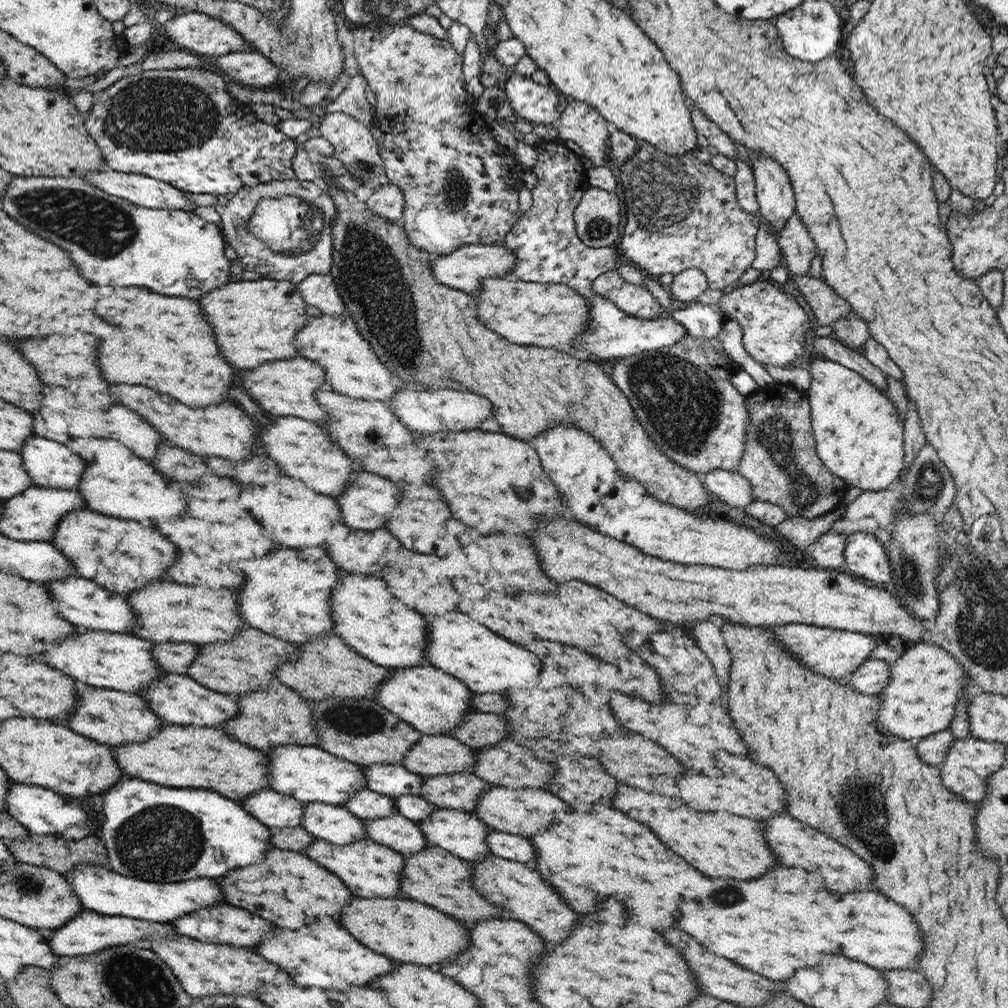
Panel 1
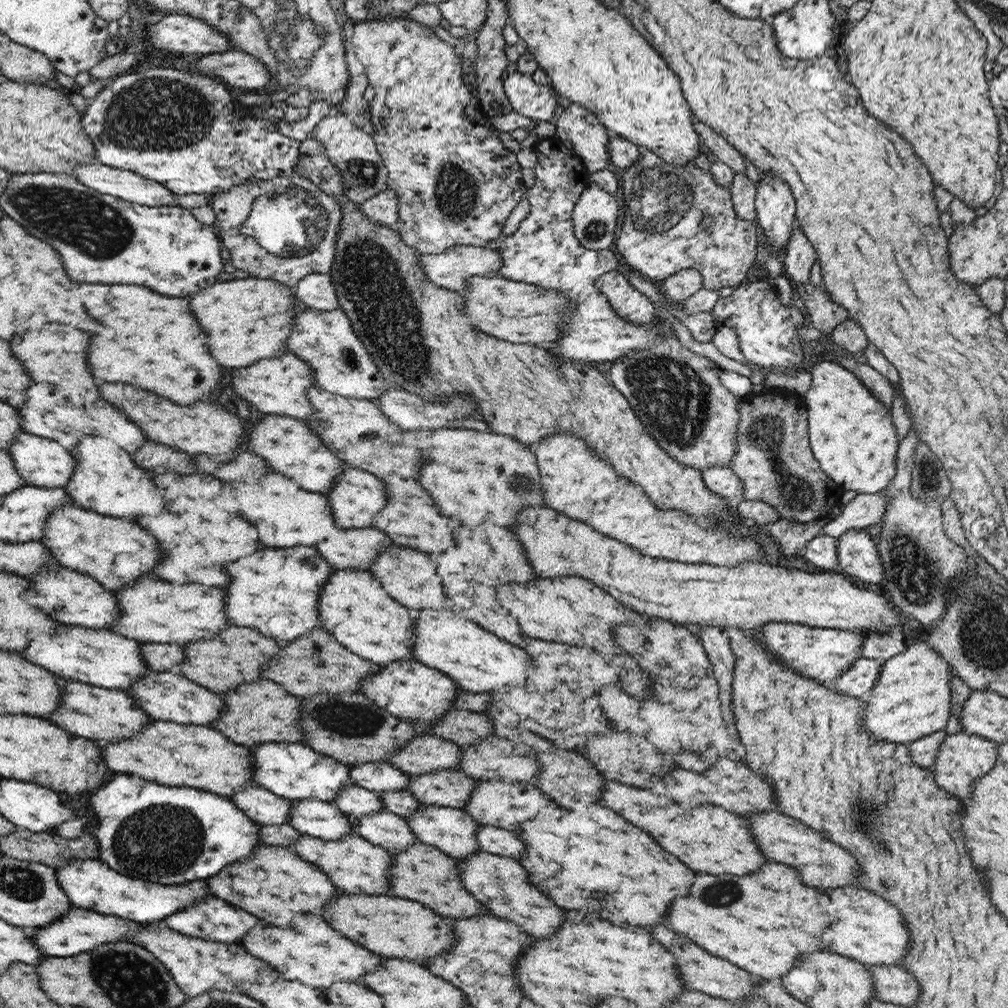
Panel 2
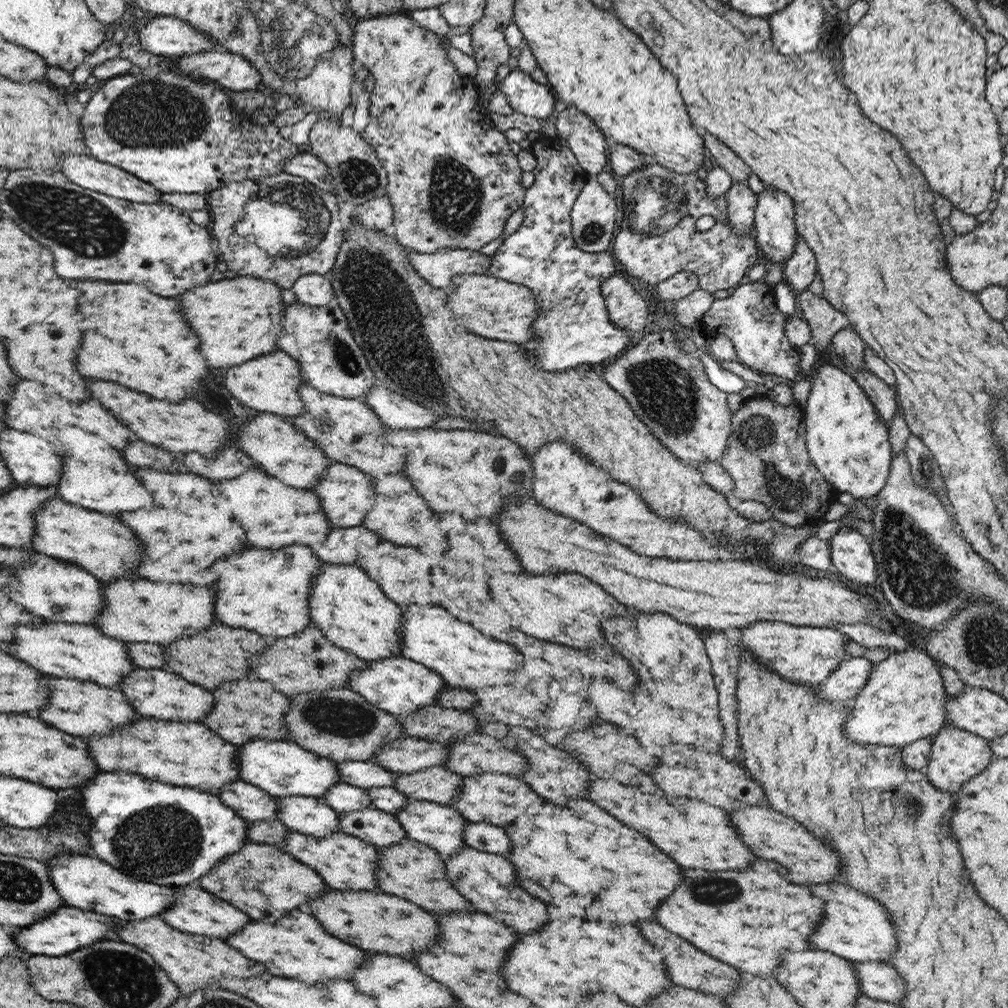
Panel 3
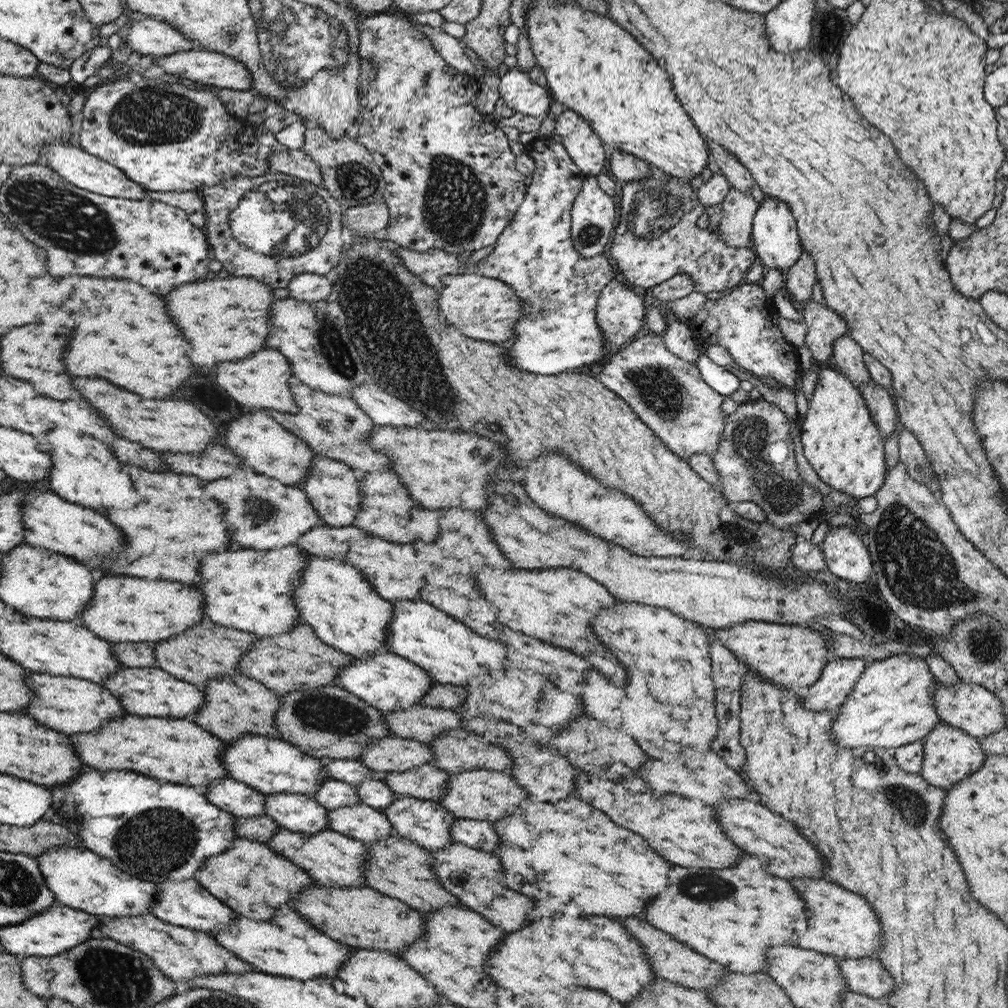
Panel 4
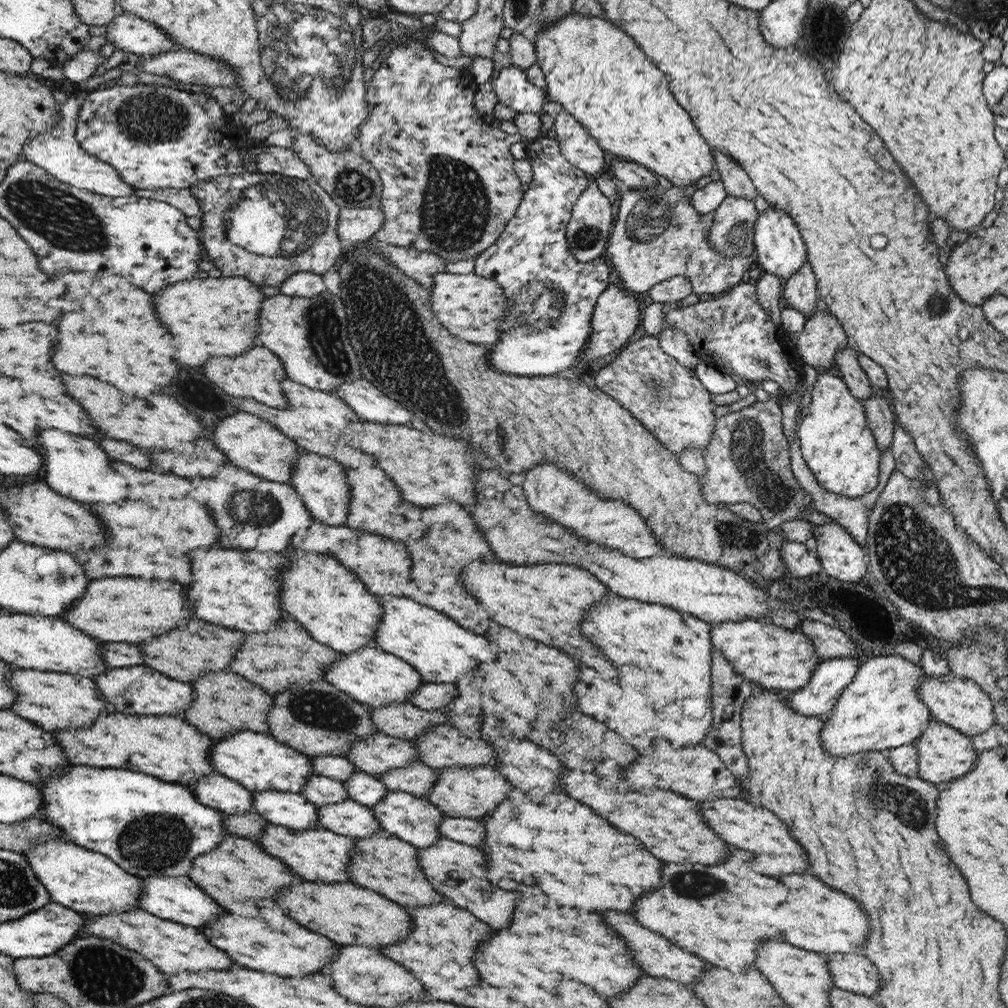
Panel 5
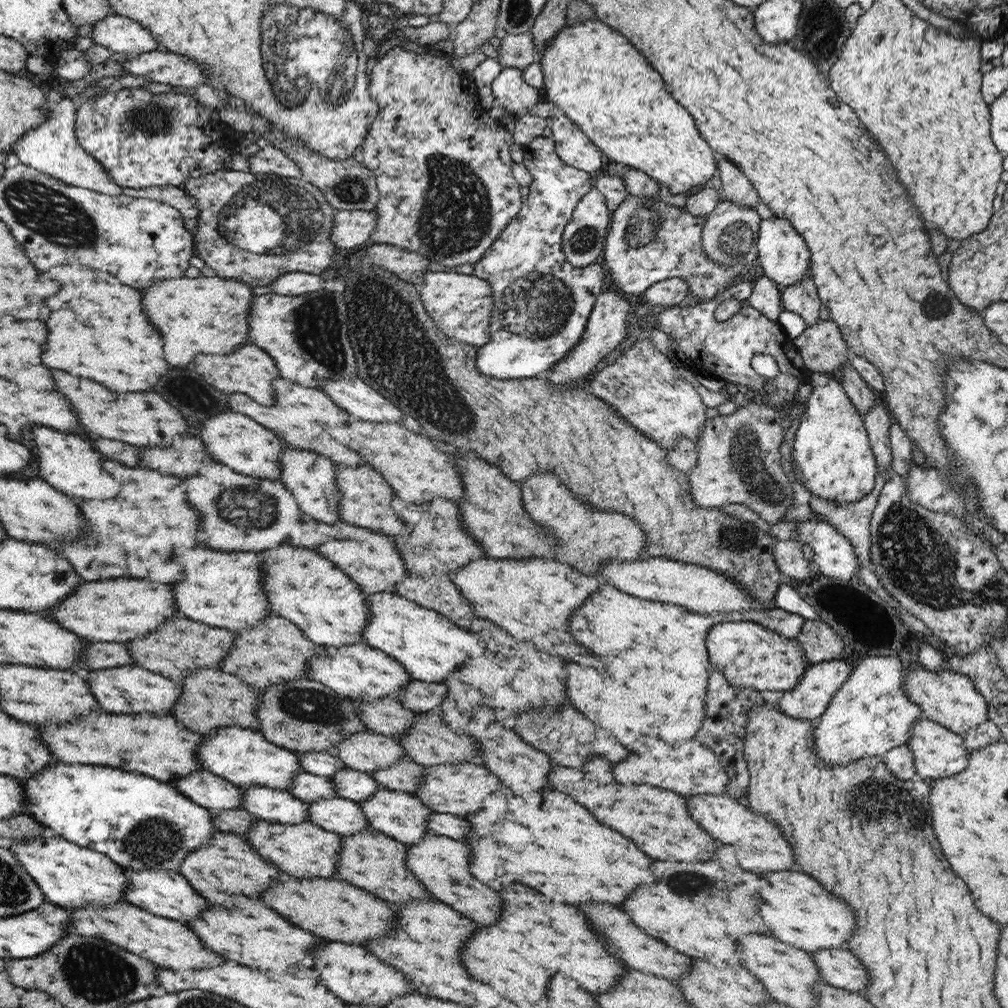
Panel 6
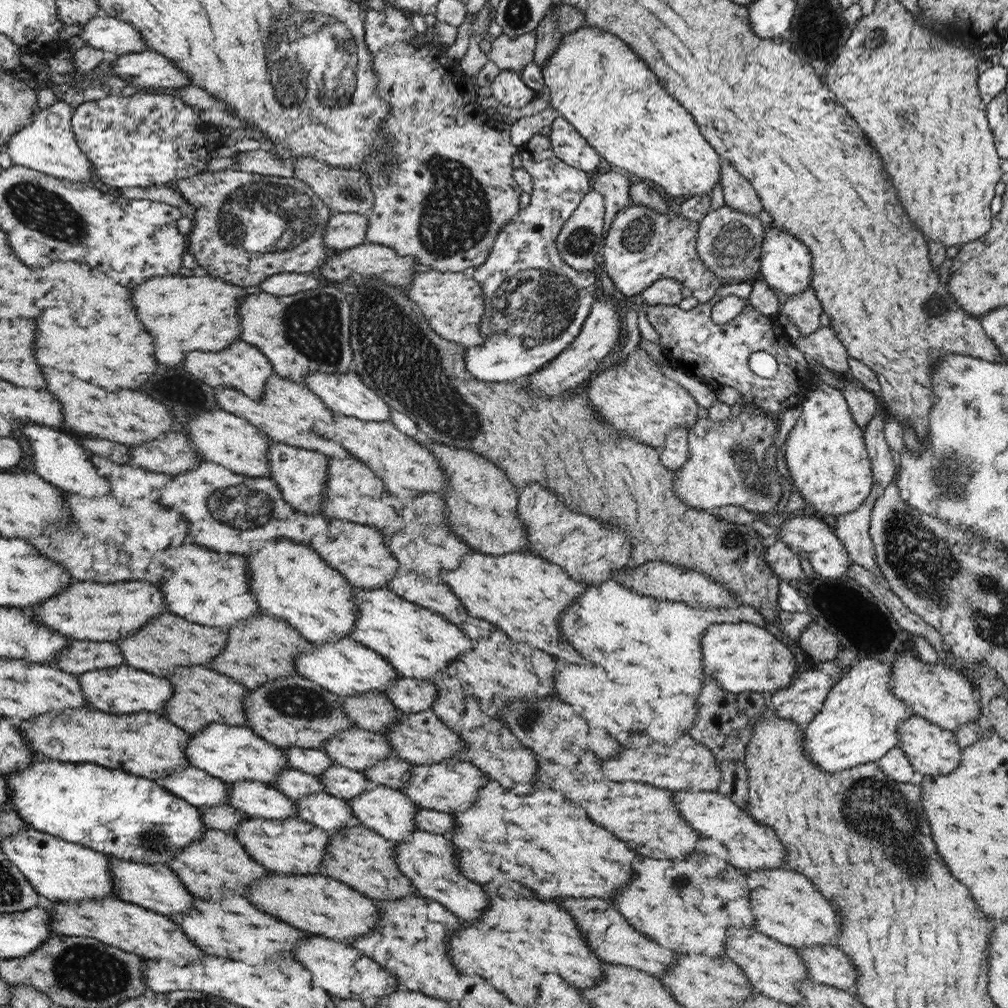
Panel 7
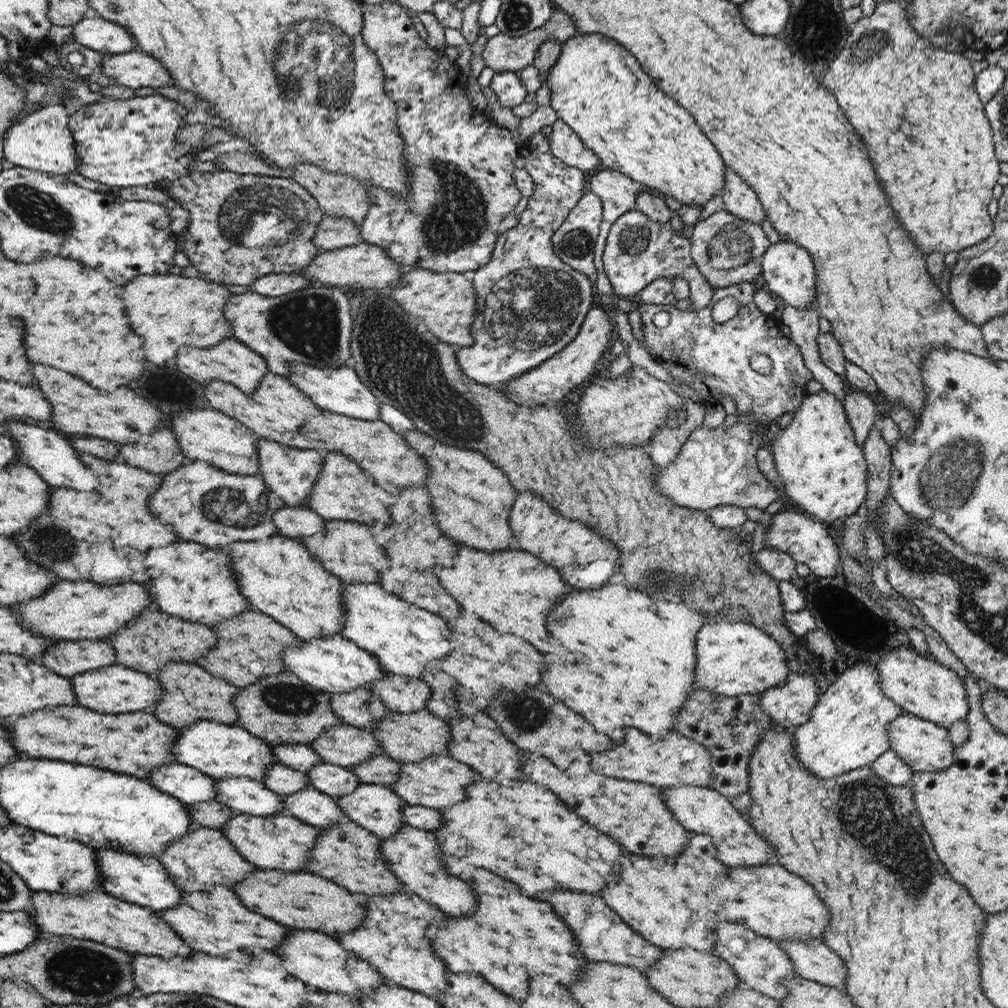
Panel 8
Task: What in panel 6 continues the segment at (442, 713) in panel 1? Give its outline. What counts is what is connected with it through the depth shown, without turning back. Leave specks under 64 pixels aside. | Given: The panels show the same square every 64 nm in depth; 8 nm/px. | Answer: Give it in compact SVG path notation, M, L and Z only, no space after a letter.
M365 642L340 647L327 647L328 653L314 657L310 661L310 676L308 678L325 683L326 686L345 695L353 701L376 701L382 697L399 698L400 689L412 676L404 670L400 662L396 662L382 650L368 646Z

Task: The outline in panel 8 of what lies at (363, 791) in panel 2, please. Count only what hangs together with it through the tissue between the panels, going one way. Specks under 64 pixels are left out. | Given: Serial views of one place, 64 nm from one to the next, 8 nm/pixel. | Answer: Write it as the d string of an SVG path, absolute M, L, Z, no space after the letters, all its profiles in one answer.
M279 763L269 767L269 772L266 772L266 778L262 781L268 790L282 796L312 787L306 773L287 768Z

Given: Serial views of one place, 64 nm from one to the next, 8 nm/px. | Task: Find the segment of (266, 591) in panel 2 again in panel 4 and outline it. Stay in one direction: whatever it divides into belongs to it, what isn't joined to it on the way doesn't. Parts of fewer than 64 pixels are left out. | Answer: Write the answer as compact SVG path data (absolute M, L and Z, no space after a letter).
M301 546L282 550L226 550L202 562L202 594L206 594L206 618L220 626L248 631L258 637L279 635L293 630L302 621L294 589L301 584L300 570L309 565Z

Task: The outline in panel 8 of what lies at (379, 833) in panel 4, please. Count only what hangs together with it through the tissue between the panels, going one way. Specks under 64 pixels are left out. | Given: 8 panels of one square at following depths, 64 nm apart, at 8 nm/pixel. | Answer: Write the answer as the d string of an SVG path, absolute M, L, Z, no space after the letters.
M313 787L283 795L283 798L285 813L320 829L347 820L345 811L338 806L335 797Z

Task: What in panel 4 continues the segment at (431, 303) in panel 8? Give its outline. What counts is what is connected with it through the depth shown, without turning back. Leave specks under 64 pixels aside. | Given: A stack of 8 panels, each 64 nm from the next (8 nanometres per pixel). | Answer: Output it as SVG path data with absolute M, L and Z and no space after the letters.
M462 272L446 275L441 280L438 308L446 323L468 338L507 344L514 340L514 323L524 318L524 302L516 296L514 290L495 278L488 278L475 272Z

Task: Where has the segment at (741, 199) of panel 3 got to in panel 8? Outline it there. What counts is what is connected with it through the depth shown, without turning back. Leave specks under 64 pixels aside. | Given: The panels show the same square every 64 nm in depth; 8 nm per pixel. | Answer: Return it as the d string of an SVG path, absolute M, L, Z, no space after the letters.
M721 210L692 226L690 236L692 260L714 291L741 283L760 282L763 271L762 256L771 244L761 224L740 220L734 214Z

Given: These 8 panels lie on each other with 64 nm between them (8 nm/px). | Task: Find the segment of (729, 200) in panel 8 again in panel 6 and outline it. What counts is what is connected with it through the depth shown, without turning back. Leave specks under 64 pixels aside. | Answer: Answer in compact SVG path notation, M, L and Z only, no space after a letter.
M718 156L717 167L722 182L721 200L732 200L738 206L754 208L759 202L759 196L744 172L724 156Z

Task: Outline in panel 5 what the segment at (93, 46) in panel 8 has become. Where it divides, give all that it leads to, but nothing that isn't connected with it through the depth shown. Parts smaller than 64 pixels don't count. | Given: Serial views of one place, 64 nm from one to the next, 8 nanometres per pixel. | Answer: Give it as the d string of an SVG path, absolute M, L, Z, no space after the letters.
M121 12L107 27L104 37L116 51L132 52L143 57L181 49L169 35L160 31L152 22L135 15Z

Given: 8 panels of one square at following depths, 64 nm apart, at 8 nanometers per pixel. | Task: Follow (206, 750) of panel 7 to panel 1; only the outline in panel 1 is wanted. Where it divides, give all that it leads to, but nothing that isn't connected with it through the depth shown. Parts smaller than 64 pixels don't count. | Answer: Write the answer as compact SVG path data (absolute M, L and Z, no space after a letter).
M278 745L278 748L268 749L263 753L270 758L270 778L273 779L271 788L274 792L292 796L304 804L323 802L346 806L350 802L350 797L354 797L358 789L369 788L369 779L366 778L362 766L338 758L316 745Z

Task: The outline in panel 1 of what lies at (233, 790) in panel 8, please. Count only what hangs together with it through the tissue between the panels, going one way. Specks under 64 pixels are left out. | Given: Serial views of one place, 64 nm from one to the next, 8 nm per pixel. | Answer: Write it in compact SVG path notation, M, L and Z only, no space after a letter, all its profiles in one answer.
M323 802L304 804L304 815L302 815L300 827L316 836L316 839L324 839L340 846L369 838L364 819L346 810L345 806Z

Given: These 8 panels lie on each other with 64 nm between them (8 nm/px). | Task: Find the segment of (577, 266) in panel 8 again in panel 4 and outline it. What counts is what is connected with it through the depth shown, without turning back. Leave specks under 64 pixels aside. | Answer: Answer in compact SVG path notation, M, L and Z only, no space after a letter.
M596 176L587 177L571 208L570 238L583 259L592 260L593 257L601 255L604 248L608 246L614 230L614 218L616 218L614 202L614 198L600 188Z

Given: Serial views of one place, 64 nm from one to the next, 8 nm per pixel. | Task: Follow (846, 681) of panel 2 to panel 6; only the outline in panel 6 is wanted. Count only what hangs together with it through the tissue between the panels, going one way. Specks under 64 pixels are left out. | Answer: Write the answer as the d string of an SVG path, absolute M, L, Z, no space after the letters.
M848 656L810 664L804 671L802 679L798 681L798 685L792 690L784 691L784 694L778 700L780 710L784 710L784 714L788 714L790 718L810 721L818 720L824 714L828 705L830 705L830 699L834 697L836 690L852 673L854 664L855 662L852 658Z

